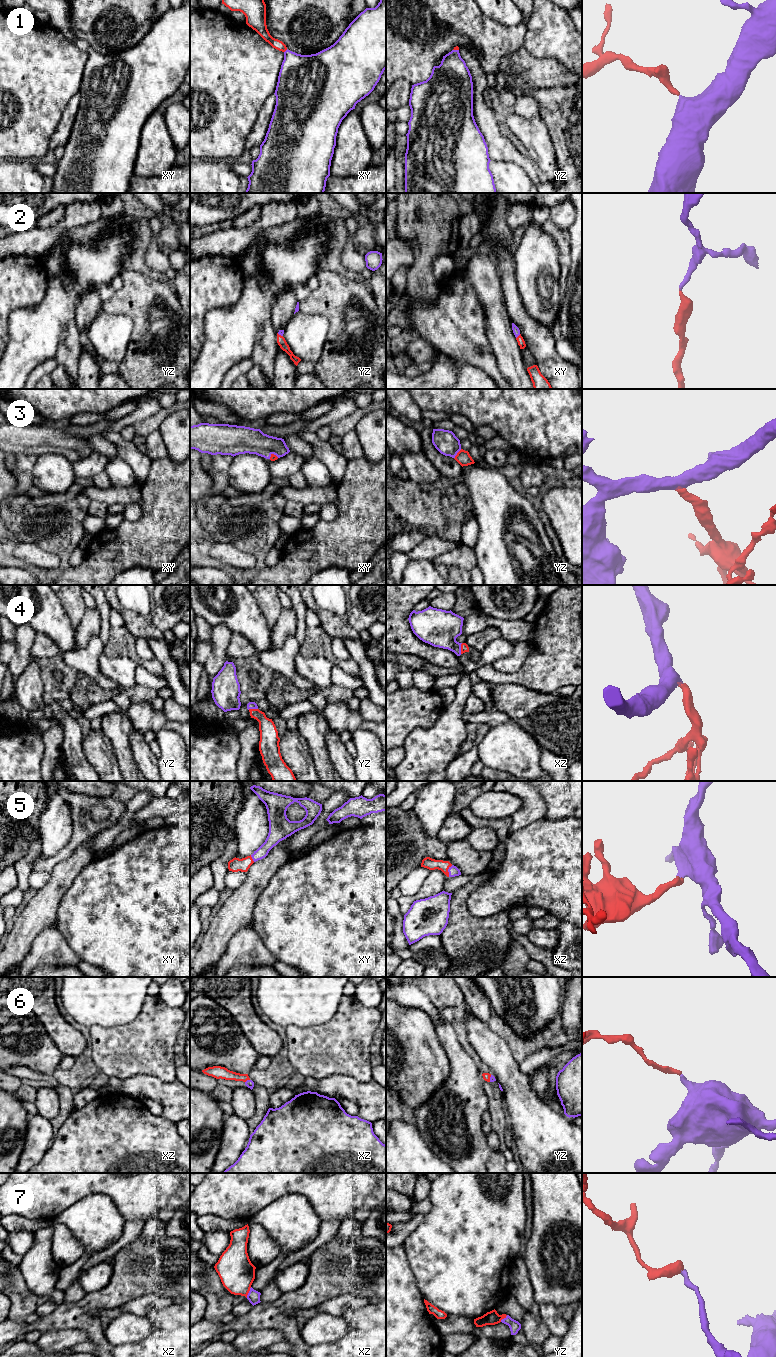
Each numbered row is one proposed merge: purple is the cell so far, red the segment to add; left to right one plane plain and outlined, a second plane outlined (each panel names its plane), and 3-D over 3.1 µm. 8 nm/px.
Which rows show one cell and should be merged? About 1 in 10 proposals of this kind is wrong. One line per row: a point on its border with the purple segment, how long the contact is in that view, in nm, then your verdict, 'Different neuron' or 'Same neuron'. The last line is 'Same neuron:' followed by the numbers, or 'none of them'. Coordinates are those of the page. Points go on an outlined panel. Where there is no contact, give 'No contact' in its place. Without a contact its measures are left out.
1: Touches purple at xy (285, 51). Shared border 40 nm. Same neuron
2: Touches purple at xy (518, 335). Shared border 50 nm. Same neuron
3: Touches purple at yz (456, 454). Shared border 100 nm. Same neuron
4: Touches purple at xz (460, 648). Shared border 90 nm. Same neuron
5: Touches purple at xz (448, 871). Shared border 100 nm. Same neuron
6: Touches purple at xz (247, 1080). Shared border 50 nm. Same neuron
7: Touches purple at xz (249, 1292). Shared border 100 nm. Same neuron
Same neuron: 1, 2, 3, 4, 5, 6, 7

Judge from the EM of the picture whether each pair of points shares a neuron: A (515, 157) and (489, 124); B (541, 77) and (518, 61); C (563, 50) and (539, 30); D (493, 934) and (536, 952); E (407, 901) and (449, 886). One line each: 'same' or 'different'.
A: same
B: same
C: same
D: different
E: different

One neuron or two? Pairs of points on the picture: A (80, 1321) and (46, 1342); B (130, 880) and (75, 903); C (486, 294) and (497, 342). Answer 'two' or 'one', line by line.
A: two
B: one
C: one

